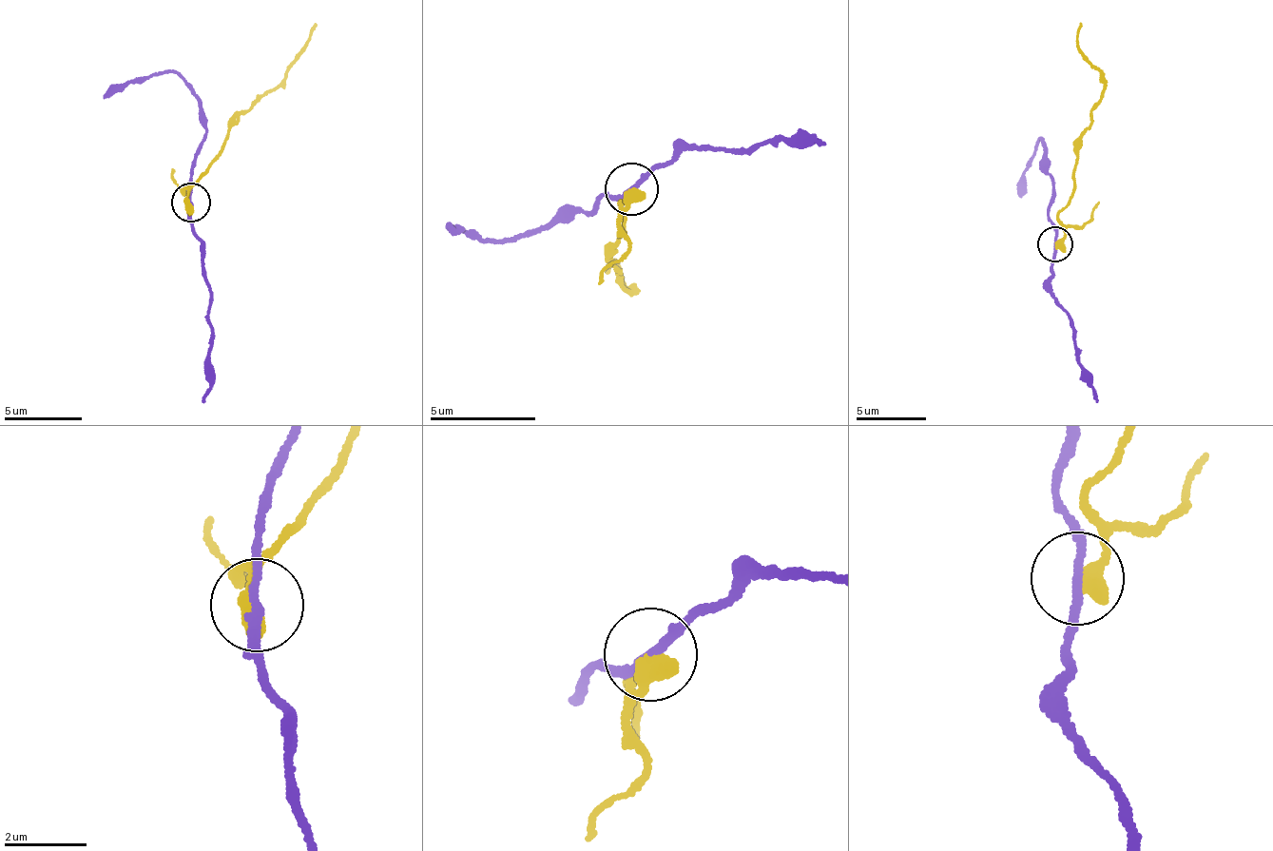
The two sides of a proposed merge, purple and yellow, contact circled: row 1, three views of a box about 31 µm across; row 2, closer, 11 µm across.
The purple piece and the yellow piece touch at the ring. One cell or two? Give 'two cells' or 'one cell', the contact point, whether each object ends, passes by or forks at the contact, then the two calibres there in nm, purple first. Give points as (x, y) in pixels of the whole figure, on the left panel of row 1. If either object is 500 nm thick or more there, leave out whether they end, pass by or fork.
two cells; place (190, 203); purple passes by; yellow ends; calibres 190 and 480 nm

